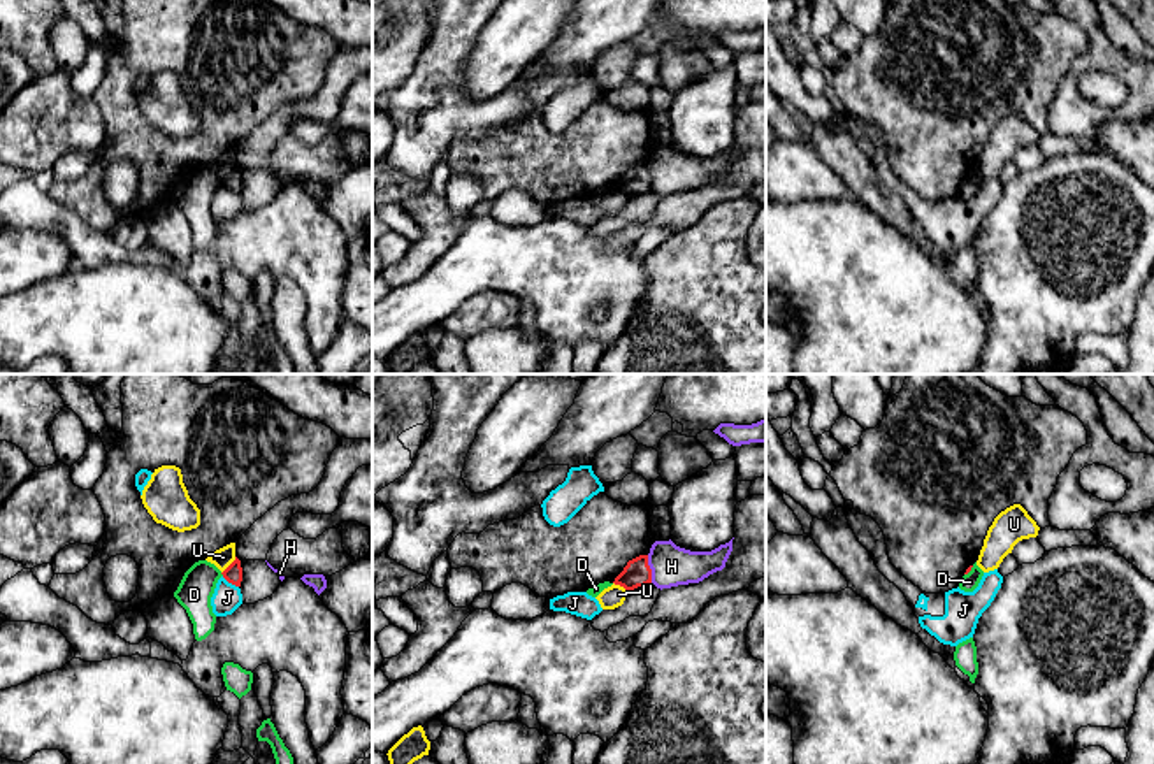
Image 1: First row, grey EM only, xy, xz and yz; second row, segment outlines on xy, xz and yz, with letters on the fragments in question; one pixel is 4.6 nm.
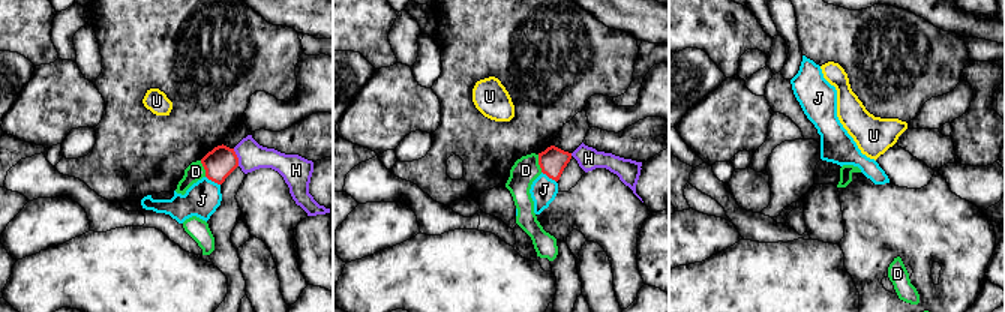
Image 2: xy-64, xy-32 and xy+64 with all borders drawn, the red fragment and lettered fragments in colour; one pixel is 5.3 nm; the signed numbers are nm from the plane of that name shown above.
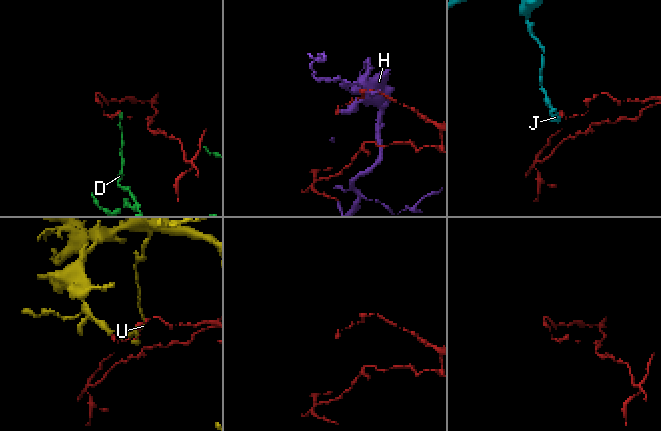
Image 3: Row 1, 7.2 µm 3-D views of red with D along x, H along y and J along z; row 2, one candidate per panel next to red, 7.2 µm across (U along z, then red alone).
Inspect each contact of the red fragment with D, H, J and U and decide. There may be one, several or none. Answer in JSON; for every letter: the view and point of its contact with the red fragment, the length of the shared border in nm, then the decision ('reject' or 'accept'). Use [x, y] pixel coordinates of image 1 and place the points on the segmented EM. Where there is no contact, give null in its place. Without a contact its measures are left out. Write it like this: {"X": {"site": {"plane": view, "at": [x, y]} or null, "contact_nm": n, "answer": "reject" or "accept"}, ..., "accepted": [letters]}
{"D": {"site": {"plane": "yz", "at": [968, 571]}, "contact_nm": 60, "answer": "reject"}, "H": {"site": {"plane": "xz", "at": [650, 569]}, "contact_nm": 130, "answer": "reject"}, "J": {"site": {"plane": "xy", "at": [230, 582]}, "contact_nm": 90, "answer": "reject"}, "U": {"site": {"plane": "xy", "at": [229, 566]}, "contact_nm": 100, "answer": "reject"}, "accepted": []}

